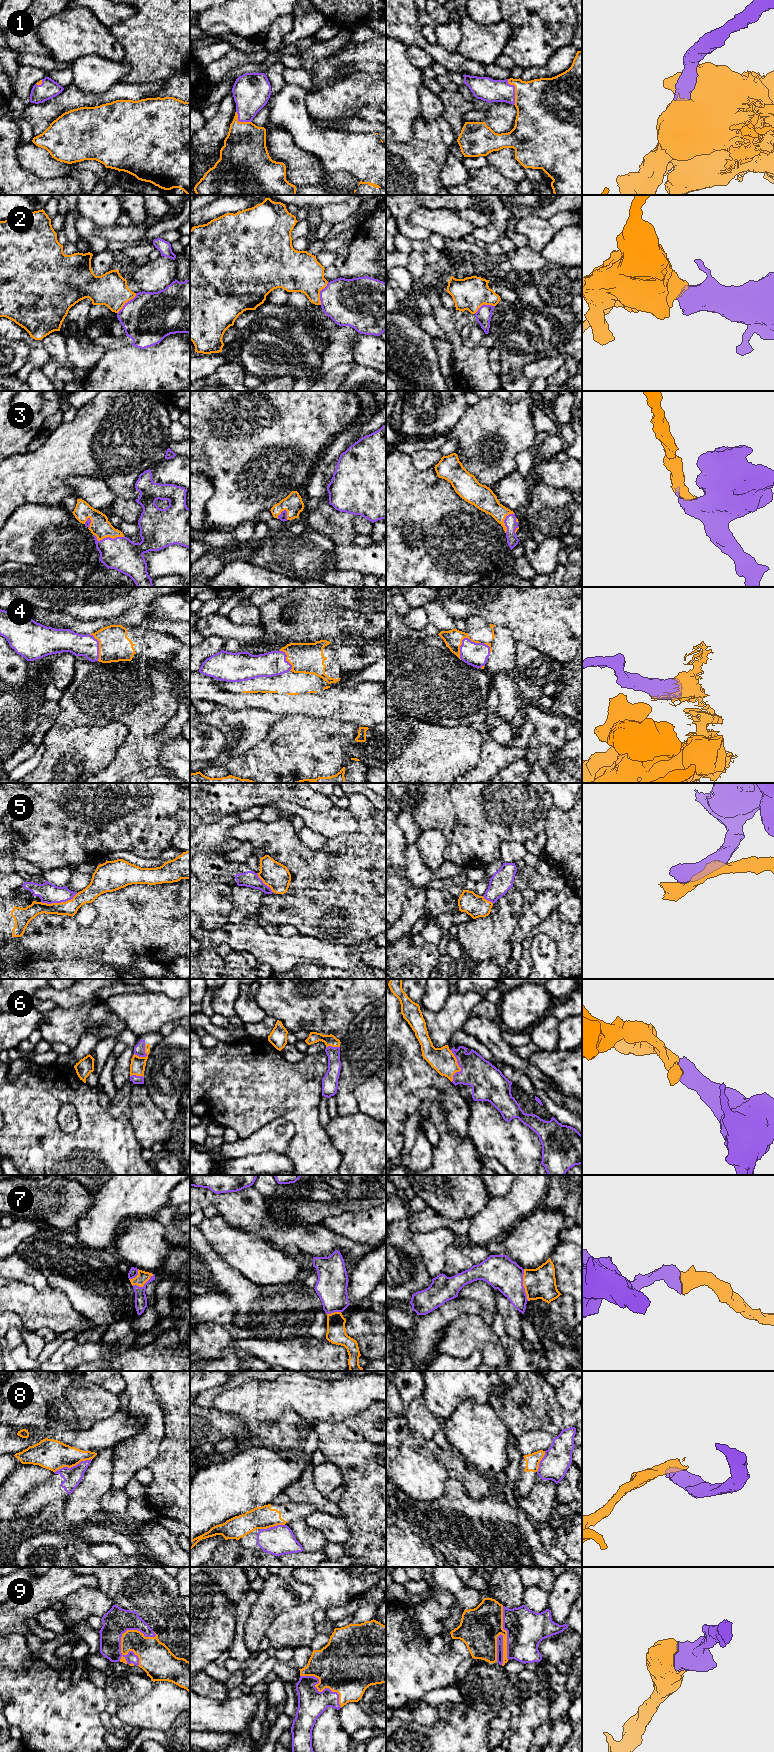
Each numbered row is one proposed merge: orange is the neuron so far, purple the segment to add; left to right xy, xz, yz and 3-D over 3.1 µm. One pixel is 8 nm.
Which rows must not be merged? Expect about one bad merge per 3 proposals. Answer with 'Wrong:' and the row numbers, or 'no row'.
Wrong: 2, 4, 5, 8

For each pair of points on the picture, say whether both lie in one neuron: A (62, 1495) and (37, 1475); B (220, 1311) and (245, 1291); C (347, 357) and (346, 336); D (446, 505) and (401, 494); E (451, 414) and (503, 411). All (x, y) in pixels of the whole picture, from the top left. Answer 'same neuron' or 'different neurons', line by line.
A: different neurons
B: different neurons
C: same neuron
D: same neuron
E: different neurons

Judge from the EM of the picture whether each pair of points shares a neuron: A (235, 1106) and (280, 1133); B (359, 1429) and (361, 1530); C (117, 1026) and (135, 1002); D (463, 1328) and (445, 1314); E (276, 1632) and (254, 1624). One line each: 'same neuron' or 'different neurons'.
A: different neurons
B: same neuron
C: different neurons
D: different neurons
E: different neurons

